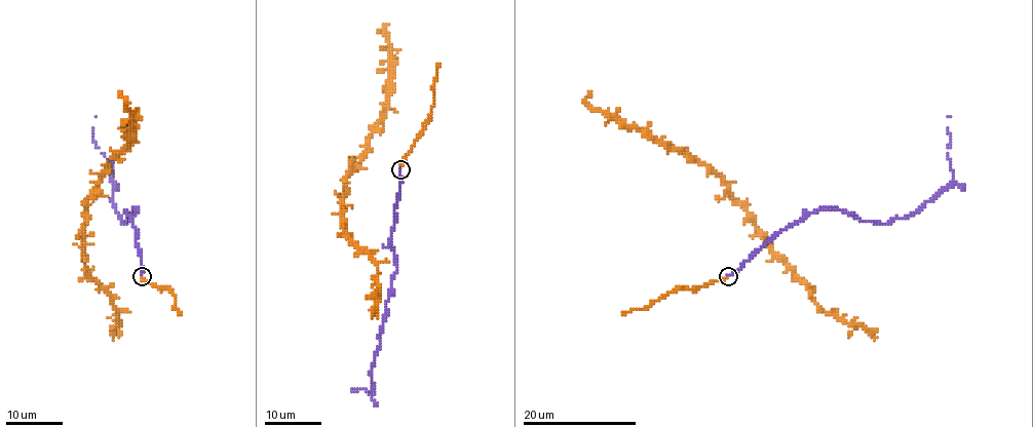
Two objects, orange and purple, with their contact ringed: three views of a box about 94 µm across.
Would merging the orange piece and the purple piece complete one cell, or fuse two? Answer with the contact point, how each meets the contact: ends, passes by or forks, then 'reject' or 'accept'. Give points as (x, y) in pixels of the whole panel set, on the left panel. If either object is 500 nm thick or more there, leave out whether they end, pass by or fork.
place (142, 276); orange ends; purple ends; accept

